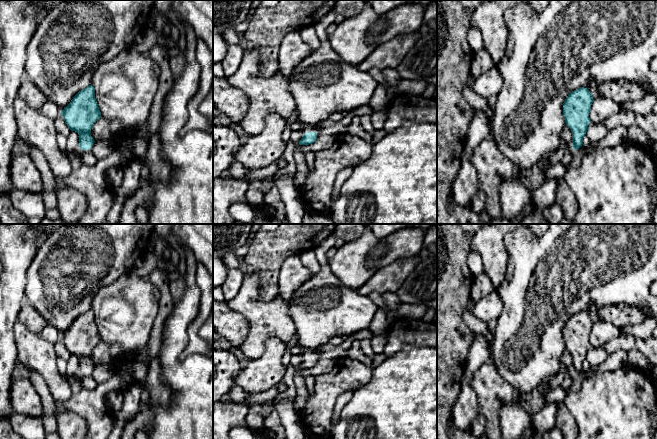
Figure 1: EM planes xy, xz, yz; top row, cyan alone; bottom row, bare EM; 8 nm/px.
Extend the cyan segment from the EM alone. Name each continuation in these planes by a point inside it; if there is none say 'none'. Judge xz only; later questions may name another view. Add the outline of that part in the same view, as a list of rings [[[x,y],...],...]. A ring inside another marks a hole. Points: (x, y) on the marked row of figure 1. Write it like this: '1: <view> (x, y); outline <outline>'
1: xz (307, 128); outline [[[304,124],[303,131],[304,131],[304,133],[315,132],[315,127],[313,125]]]

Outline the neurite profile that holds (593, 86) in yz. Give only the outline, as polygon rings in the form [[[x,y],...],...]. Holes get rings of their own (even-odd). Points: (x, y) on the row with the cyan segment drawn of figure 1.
[[[591,79],[589,81],[589,86],[588,86],[588,90],[590,91],[590,93],[592,94],[593,99],[600,99],[602,98],[598,92],[598,88],[599,88],[599,83],[597,83],[594,79]]]

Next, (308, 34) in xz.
[[[314,26],[302,28],[299,32],[304,43],[306,43],[312,50],[315,50],[320,46],[320,39]]]

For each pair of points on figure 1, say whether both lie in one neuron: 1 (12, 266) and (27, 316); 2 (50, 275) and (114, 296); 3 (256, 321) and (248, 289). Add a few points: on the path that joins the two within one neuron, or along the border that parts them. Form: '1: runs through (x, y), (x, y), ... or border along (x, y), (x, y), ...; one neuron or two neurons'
1: border along (24, 301), (17, 318); two neurons
2: border along (118, 278), (95, 294), (89, 308); two neurons
3: runs through (256, 313), (248, 303), (248, 297); one neuron

